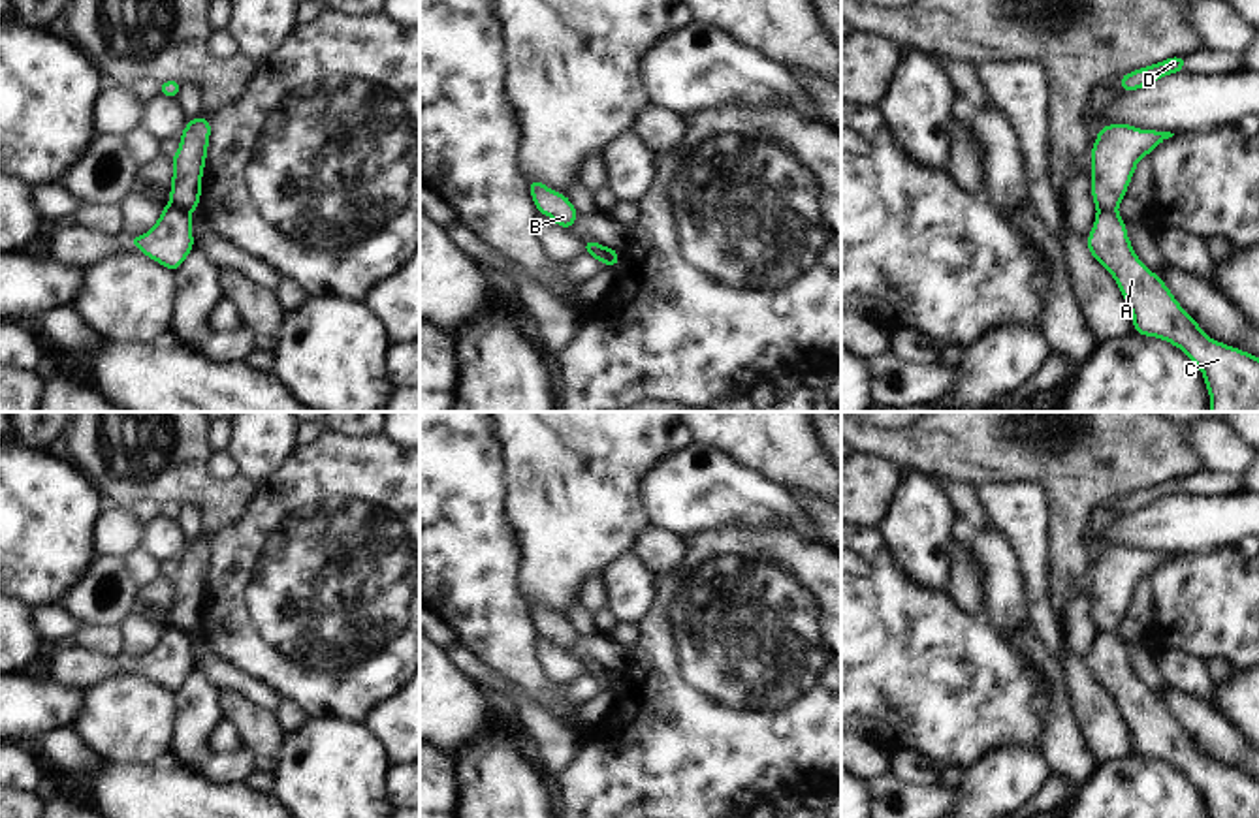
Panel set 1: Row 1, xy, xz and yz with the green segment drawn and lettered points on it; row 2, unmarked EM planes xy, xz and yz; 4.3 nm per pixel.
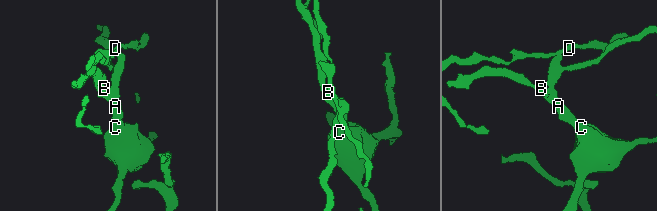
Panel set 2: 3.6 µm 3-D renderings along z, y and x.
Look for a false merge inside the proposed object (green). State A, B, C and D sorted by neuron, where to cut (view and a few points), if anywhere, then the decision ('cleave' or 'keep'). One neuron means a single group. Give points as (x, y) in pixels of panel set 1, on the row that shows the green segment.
A B C / D | xy (170, 204), (187, 213) | cleave

